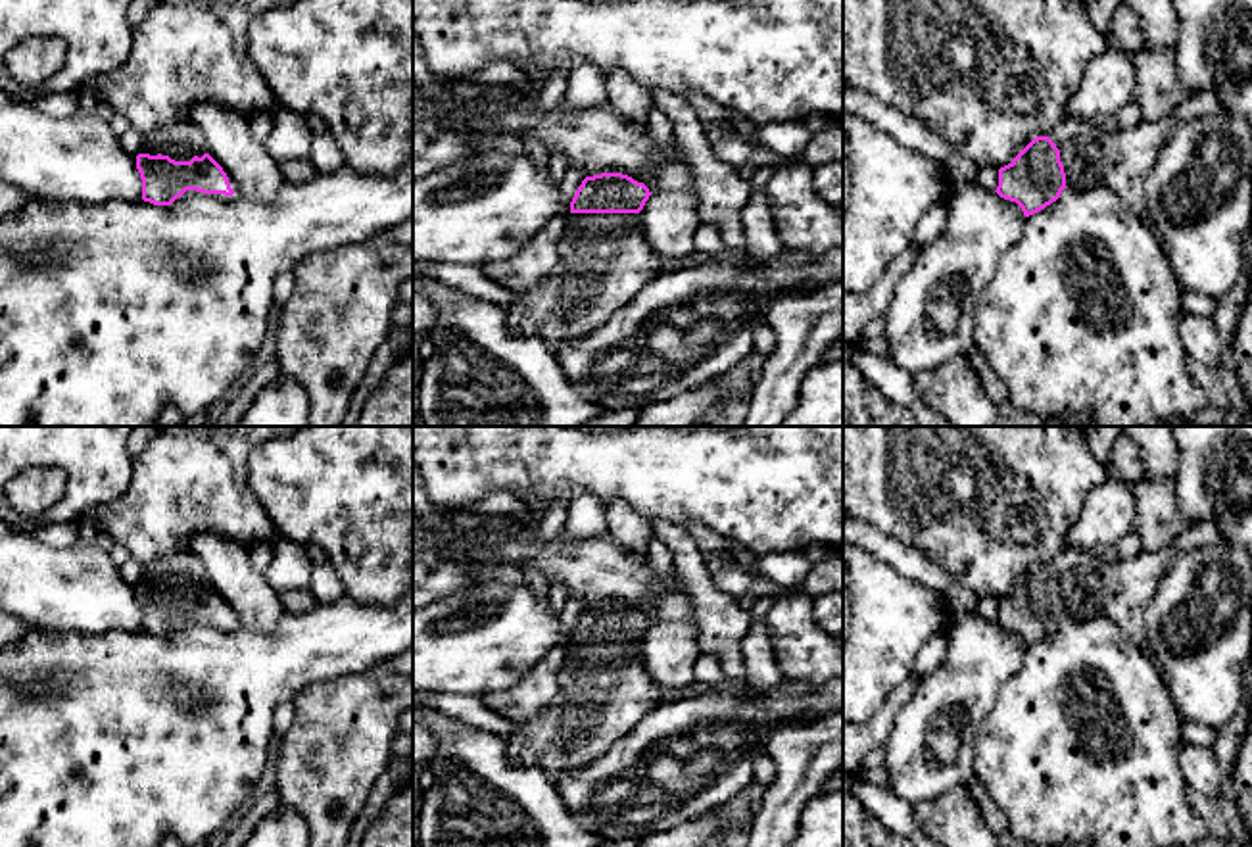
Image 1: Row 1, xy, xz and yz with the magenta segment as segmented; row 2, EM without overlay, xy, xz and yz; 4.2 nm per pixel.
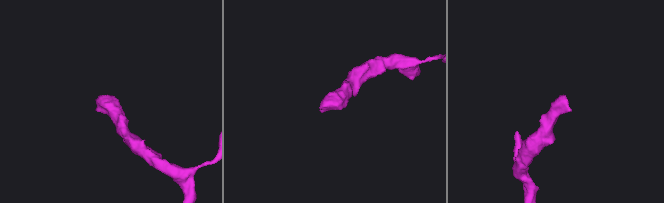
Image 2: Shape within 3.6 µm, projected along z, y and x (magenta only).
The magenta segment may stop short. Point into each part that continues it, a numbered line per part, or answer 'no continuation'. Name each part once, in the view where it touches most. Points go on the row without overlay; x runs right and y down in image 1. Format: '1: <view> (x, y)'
1: xy (181, 573)

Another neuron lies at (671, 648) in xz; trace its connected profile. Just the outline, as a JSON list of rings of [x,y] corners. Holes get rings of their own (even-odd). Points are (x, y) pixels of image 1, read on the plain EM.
[[[661,618],[651,624],[638,643],[645,672],[662,688],[687,688],[695,682],[699,659],[697,620]]]

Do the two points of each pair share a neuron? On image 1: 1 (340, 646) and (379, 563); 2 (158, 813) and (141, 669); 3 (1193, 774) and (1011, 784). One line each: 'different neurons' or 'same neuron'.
1: different neurons
2: same neuron
3: different neurons

